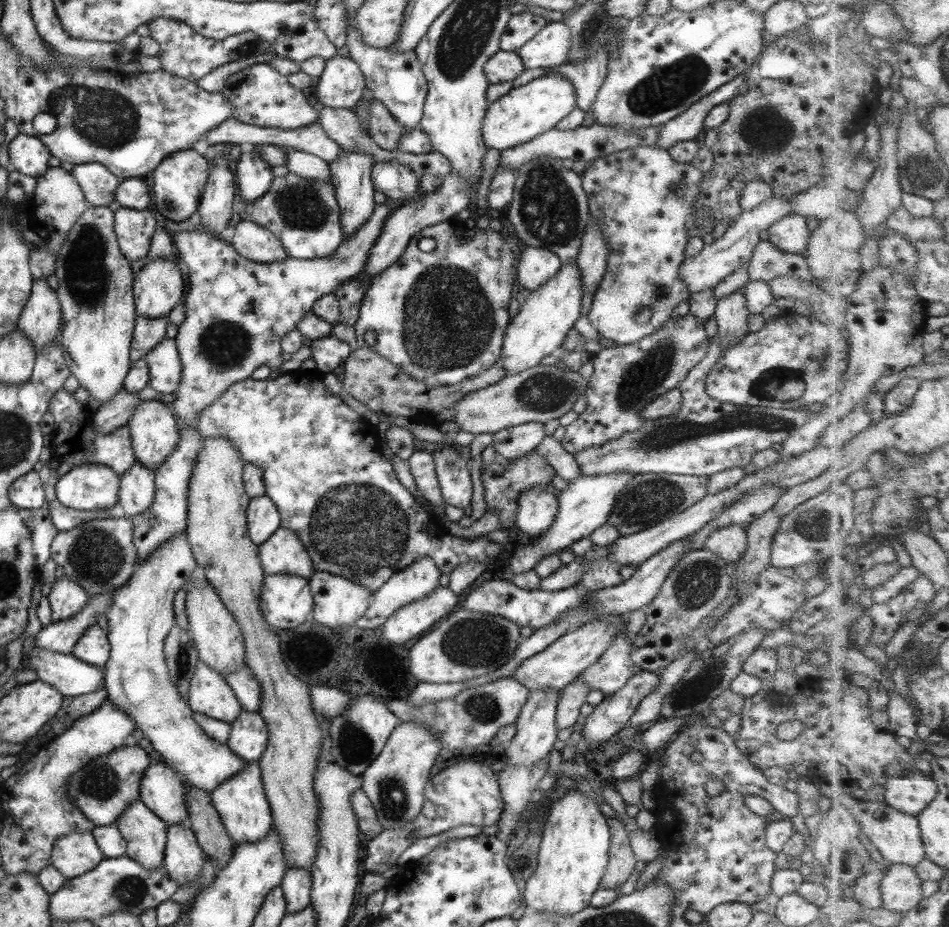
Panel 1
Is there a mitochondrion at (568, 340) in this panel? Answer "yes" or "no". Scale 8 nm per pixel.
no

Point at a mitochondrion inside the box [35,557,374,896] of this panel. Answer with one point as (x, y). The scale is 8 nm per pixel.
(99, 783)

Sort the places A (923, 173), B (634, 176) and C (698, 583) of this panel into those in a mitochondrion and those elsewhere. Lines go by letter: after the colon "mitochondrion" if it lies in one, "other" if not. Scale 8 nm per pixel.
A: mitochondrion
B: other
C: mitochondrion

